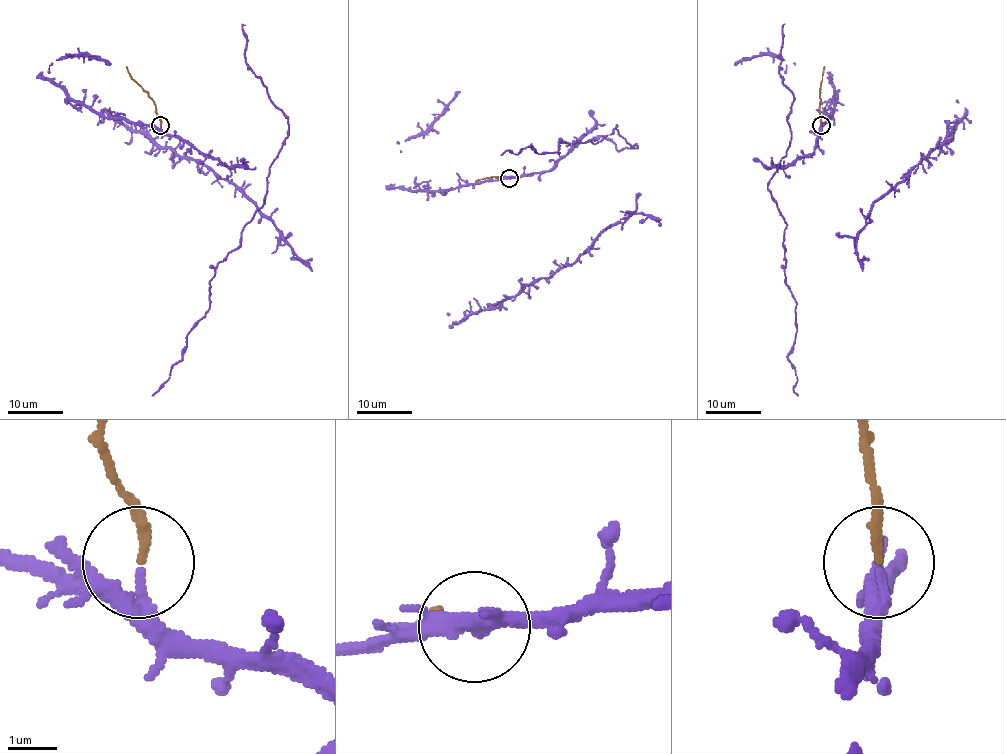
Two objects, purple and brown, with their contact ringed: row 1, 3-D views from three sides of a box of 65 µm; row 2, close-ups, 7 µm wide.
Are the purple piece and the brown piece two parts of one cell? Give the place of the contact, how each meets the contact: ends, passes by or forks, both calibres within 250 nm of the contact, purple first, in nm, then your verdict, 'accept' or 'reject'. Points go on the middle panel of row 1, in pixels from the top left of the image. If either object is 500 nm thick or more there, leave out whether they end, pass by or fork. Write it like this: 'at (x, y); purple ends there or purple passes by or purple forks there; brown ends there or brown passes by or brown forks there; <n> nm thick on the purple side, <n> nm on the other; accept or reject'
at (509, 178); purple passes by; brown ends there; 240 nm thick on the purple side, 190 nm on the other; reject

